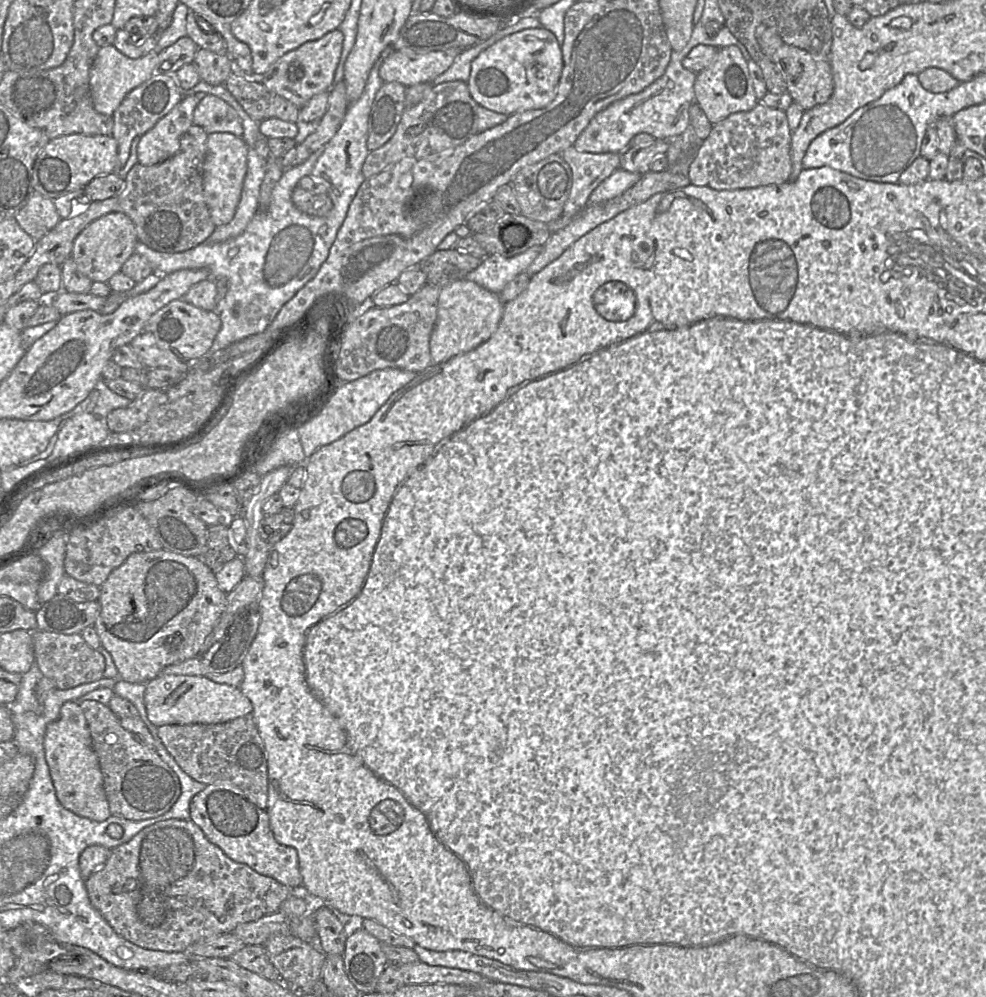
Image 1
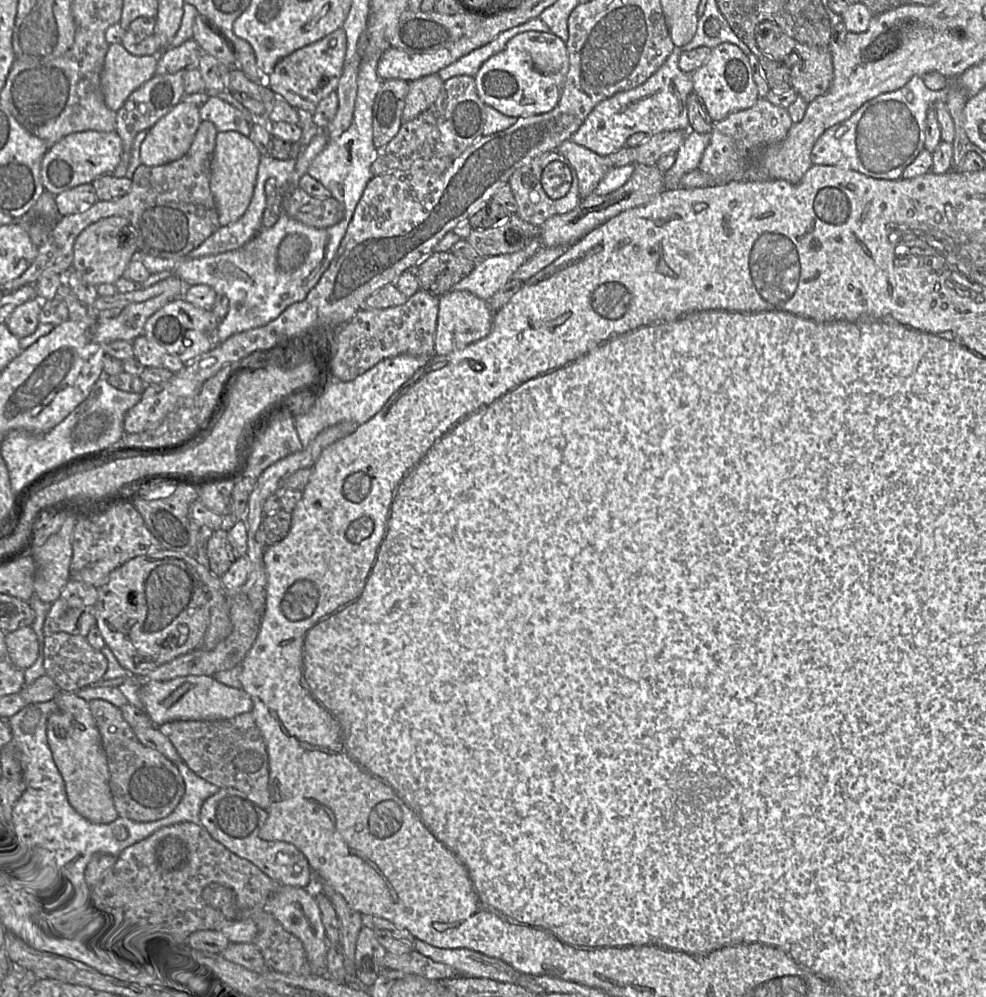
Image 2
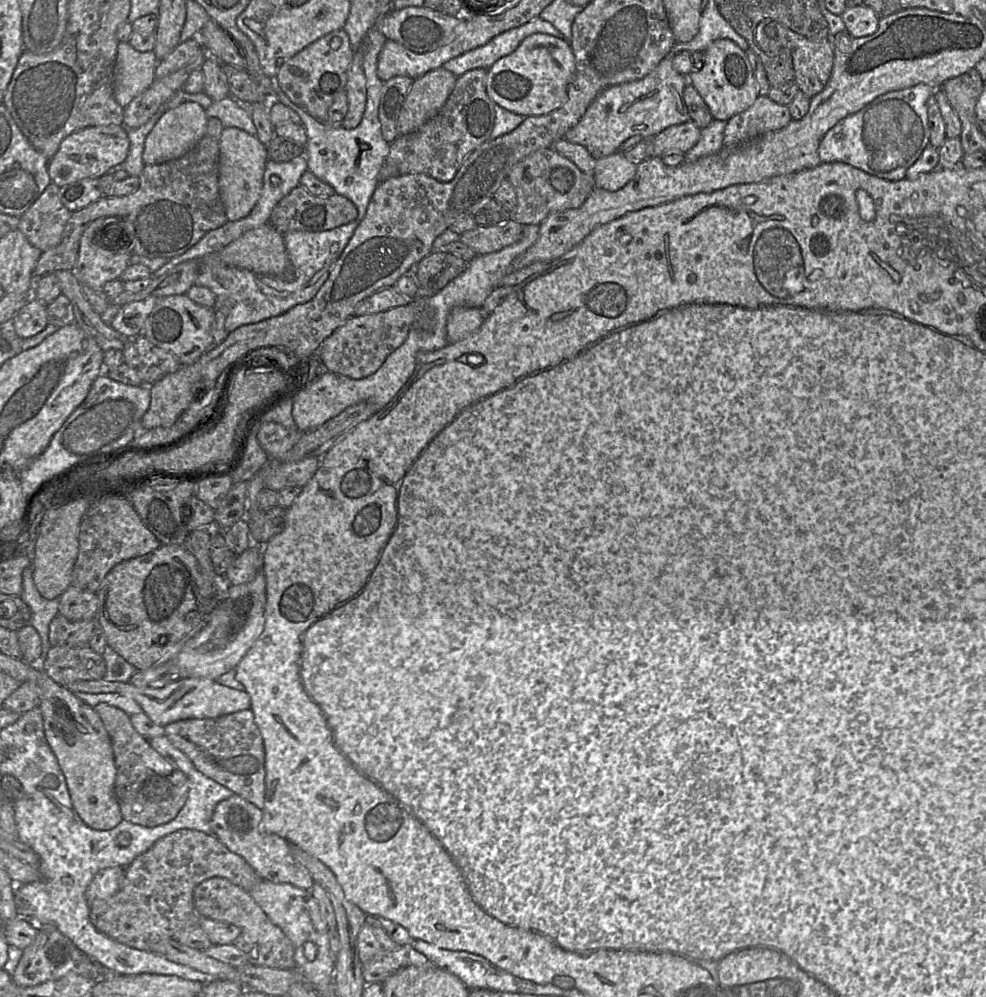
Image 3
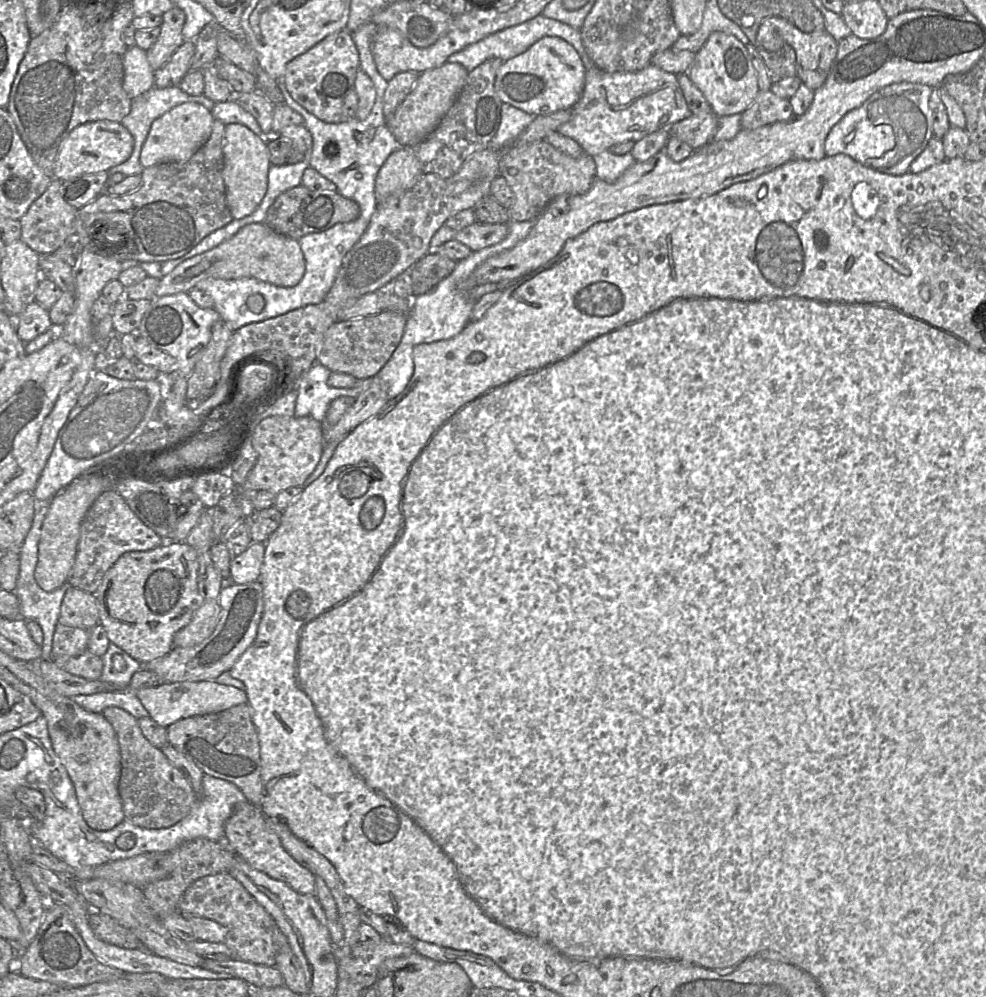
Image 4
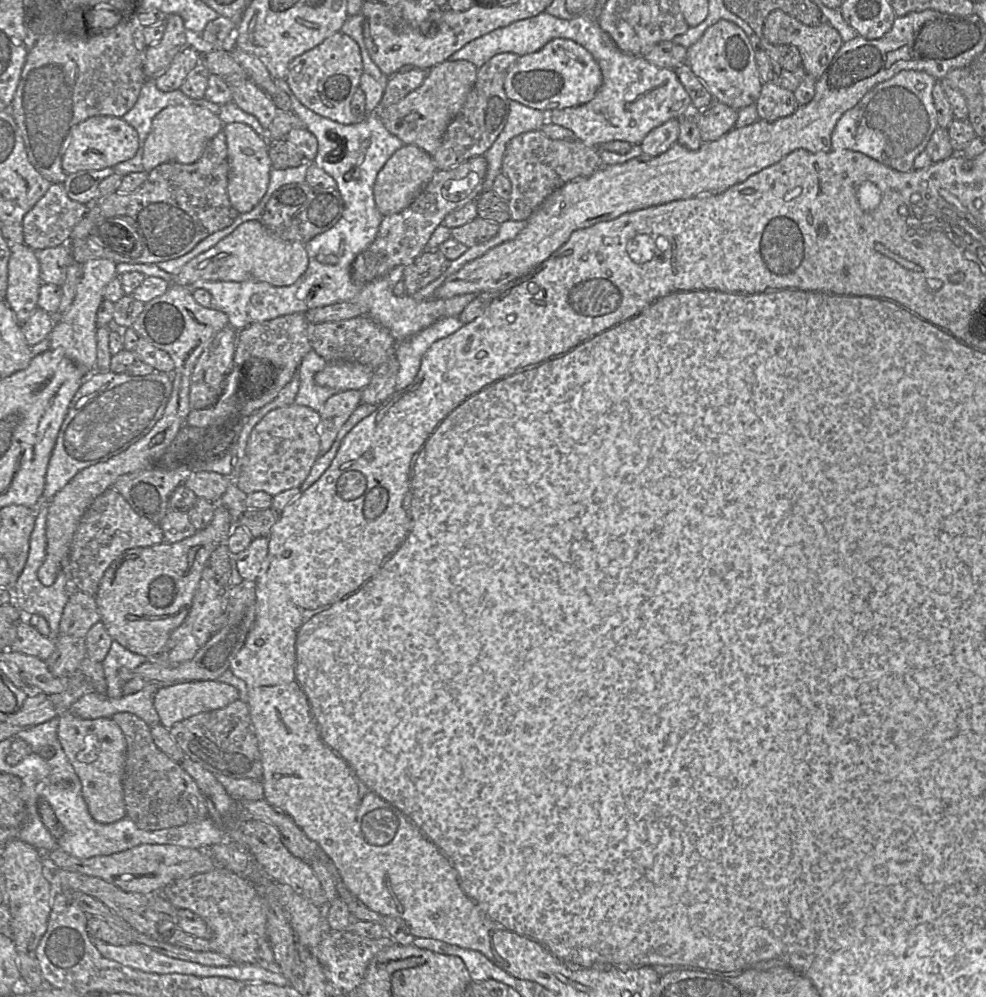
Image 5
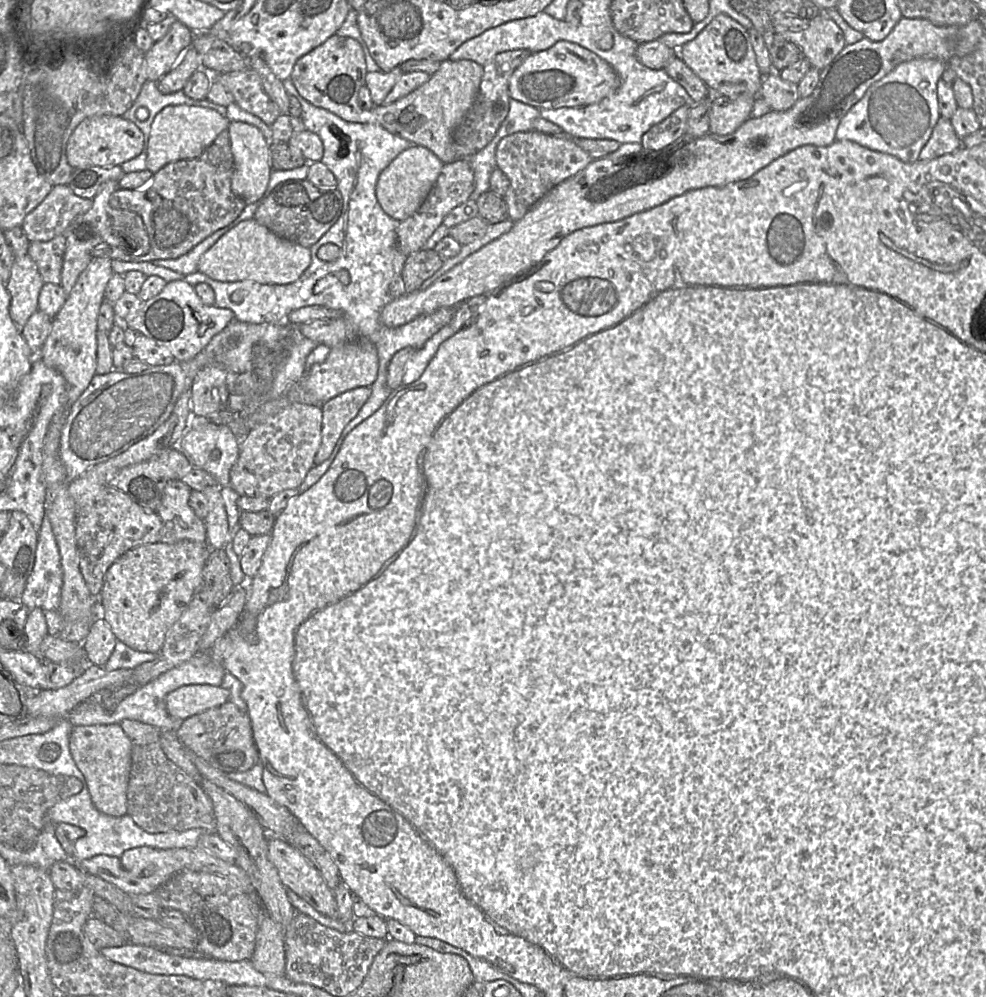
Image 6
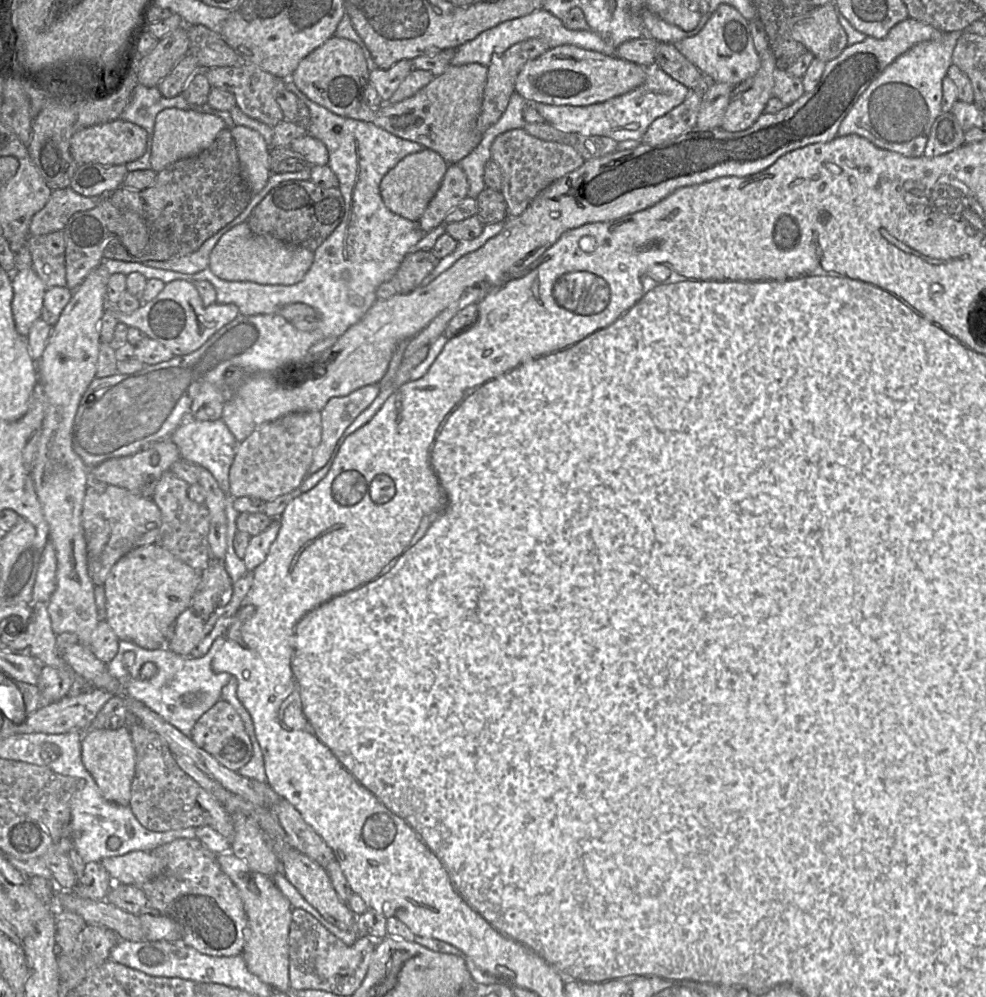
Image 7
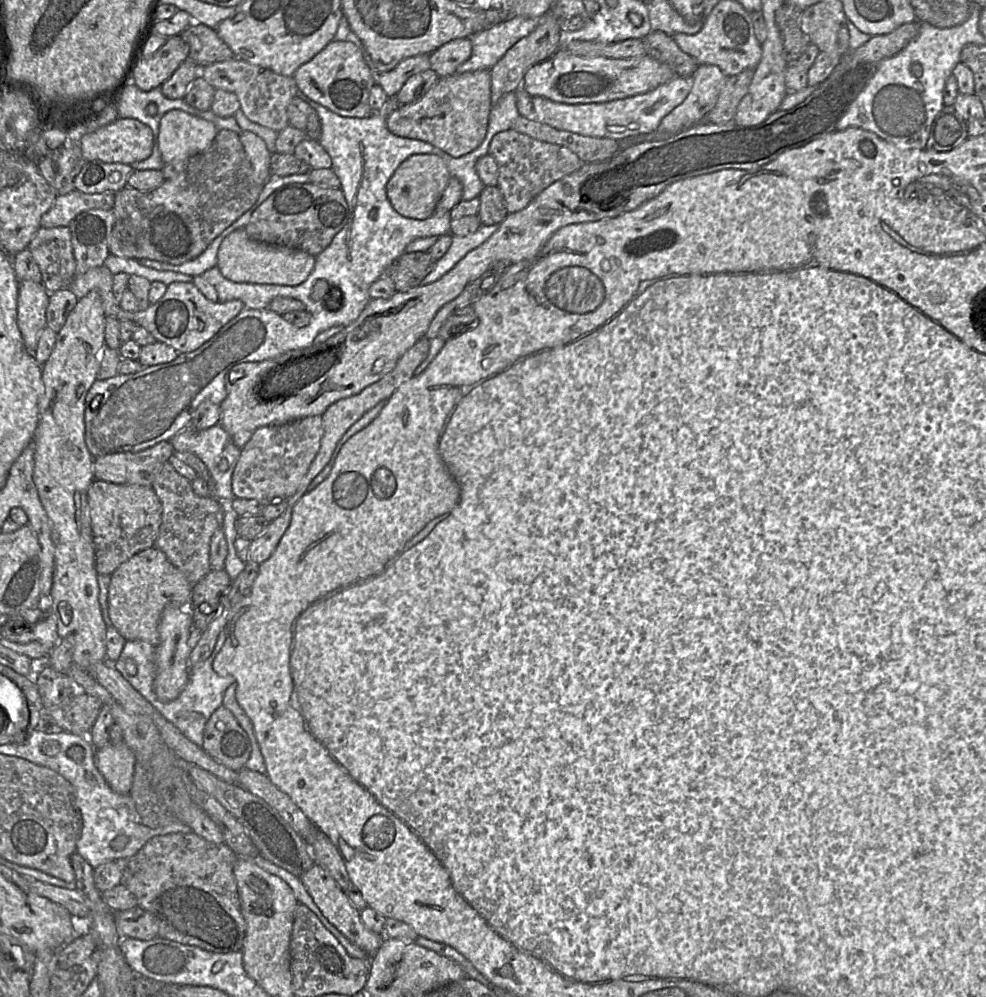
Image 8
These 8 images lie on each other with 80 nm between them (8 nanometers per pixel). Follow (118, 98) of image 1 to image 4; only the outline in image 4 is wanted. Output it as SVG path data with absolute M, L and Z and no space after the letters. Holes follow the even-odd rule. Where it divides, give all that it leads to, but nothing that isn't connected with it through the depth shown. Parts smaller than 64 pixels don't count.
M128 47L123 57L123 89L130 99L147 92L154 85L154 72L146 51Z

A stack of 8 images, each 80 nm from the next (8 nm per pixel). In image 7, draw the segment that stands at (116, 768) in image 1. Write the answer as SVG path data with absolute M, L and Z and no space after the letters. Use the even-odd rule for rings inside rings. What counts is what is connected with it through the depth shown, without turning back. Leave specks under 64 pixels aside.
M139 722L131 724L128 730L135 750L135 774L129 807L139 823L154 832L209 826L230 844L234 836L231 816L178 766L166 741Z

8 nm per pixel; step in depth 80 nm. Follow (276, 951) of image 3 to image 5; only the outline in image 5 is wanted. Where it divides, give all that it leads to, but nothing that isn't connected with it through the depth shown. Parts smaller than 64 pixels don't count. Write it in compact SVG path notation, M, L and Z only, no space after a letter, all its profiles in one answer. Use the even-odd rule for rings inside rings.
M217 867L213 871L203 873L203 874L197 874L194 876L190 877L185 877L178 879L165 887L160 893L162 897L164 897L168 902L170 902L171 905L173 905L177 909L186 909L191 911L192 913L196 914L200 918L202 918L208 927L210 928L212 932L212 938L211 939L206 939L209 940L211 943L212 950L226 956L227 958L231 959L235 964L257 964L259 963L259 949L260 946L268 940L267 938L267 910L263 904L263 901L261 898L258 896L252 885L246 880L243 879L242 877L222 868L222 867Z

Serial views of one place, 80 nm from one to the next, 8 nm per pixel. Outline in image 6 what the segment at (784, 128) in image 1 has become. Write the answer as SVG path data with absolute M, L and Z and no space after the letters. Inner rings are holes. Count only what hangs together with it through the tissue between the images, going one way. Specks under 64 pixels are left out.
M771 72L765 76L759 91L761 97L773 111L790 109L800 98L798 84L781 79L779 73Z

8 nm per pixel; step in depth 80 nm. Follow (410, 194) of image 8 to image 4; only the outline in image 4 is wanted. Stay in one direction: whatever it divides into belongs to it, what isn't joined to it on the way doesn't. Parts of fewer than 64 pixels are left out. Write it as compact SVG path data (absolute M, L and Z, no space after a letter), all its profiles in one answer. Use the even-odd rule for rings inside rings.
M399 147L384 162L375 180L377 202L411 188L424 174L413 147Z

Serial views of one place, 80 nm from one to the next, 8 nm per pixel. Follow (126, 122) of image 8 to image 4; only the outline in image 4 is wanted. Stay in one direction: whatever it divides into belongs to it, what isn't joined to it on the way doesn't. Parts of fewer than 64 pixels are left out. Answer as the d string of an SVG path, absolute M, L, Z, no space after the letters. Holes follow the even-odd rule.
M108 120L88 122L73 129L62 143L55 159L52 177L60 181L108 171L129 159L134 138L121 122Z

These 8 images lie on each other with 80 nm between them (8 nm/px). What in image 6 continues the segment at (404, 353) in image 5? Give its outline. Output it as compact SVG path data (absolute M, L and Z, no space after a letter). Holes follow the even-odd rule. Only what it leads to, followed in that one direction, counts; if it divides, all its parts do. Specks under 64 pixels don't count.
M449 324L445 325L428 339L423 347L415 350L405 364L402 385L411 385L417 381L435 356L439 346L455 333Z

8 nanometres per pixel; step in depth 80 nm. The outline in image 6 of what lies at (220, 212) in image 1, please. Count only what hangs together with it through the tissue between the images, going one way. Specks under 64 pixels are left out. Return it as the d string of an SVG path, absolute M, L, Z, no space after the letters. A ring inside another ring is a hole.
M231 122L227 131L234 158L231 189L246 204L252 204L263 196L273 170L270 165L270 144L258 128L245 122Z

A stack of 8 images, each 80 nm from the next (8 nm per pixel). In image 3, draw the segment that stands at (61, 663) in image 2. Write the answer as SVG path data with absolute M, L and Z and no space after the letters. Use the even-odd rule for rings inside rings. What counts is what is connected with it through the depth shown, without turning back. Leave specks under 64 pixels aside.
M89 644L84 646L51 646L48 650L44 671L56 683L67 687L80 680L100 680L106 672L102 656Z

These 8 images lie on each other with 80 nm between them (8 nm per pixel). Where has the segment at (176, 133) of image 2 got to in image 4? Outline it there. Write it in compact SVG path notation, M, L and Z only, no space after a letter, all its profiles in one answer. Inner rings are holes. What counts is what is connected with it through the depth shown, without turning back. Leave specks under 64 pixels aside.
M183 103L156 119L142 146L140 164L143 168L163 163L188 161L209 139L214 117L211 111L197 103Z

